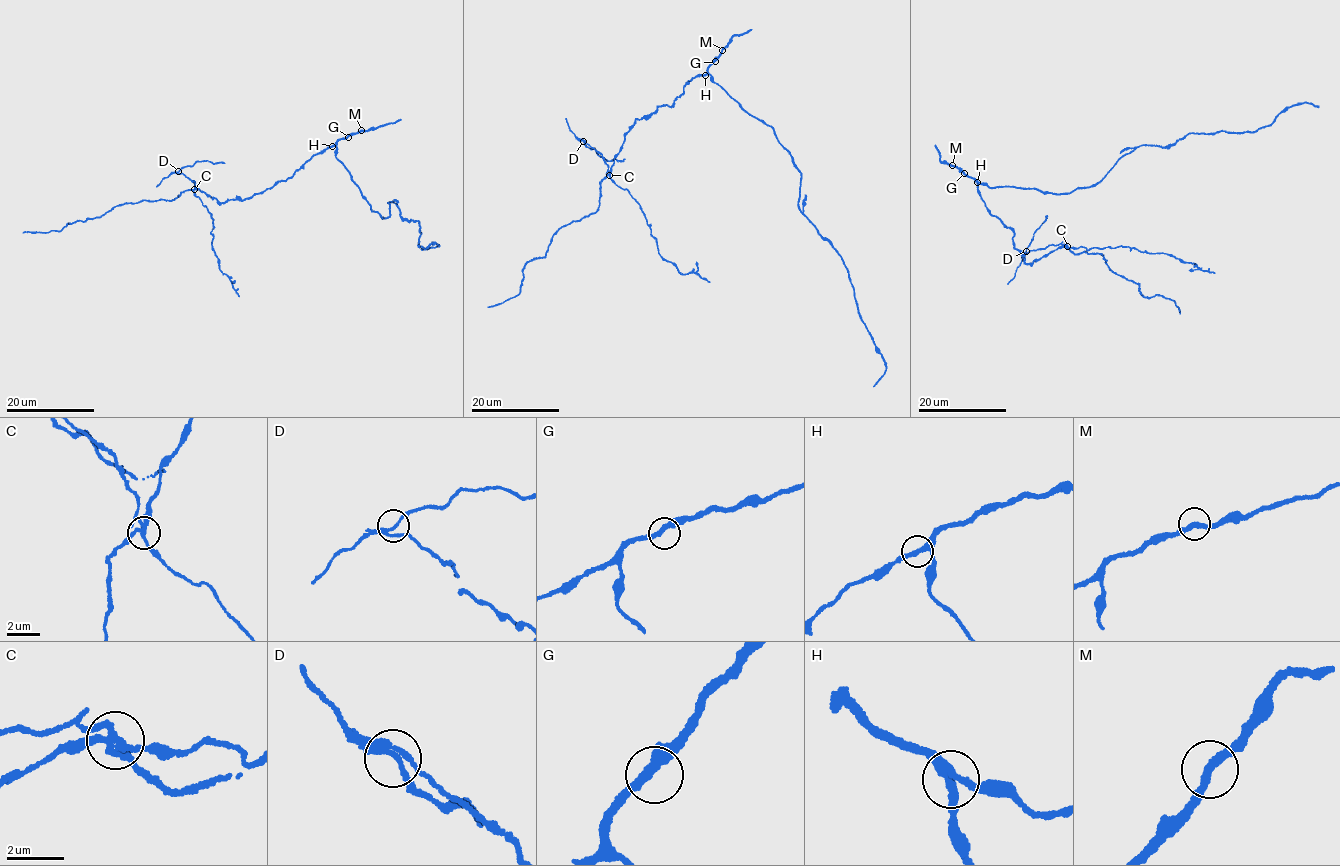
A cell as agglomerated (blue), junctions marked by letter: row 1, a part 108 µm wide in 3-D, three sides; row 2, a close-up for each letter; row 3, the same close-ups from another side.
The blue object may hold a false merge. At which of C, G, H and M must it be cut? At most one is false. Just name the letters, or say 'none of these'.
C

